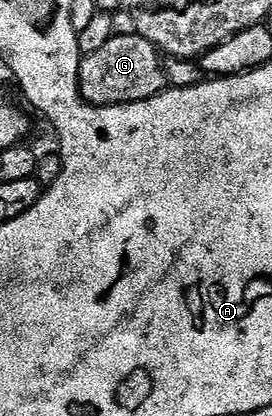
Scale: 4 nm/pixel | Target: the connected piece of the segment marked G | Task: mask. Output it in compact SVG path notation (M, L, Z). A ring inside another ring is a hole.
M114 33L97 52L82 57L79 68L79 88L86 102L92 106L122 106L132 102L146 102L151 96L167 89L163 55L142 34Z

